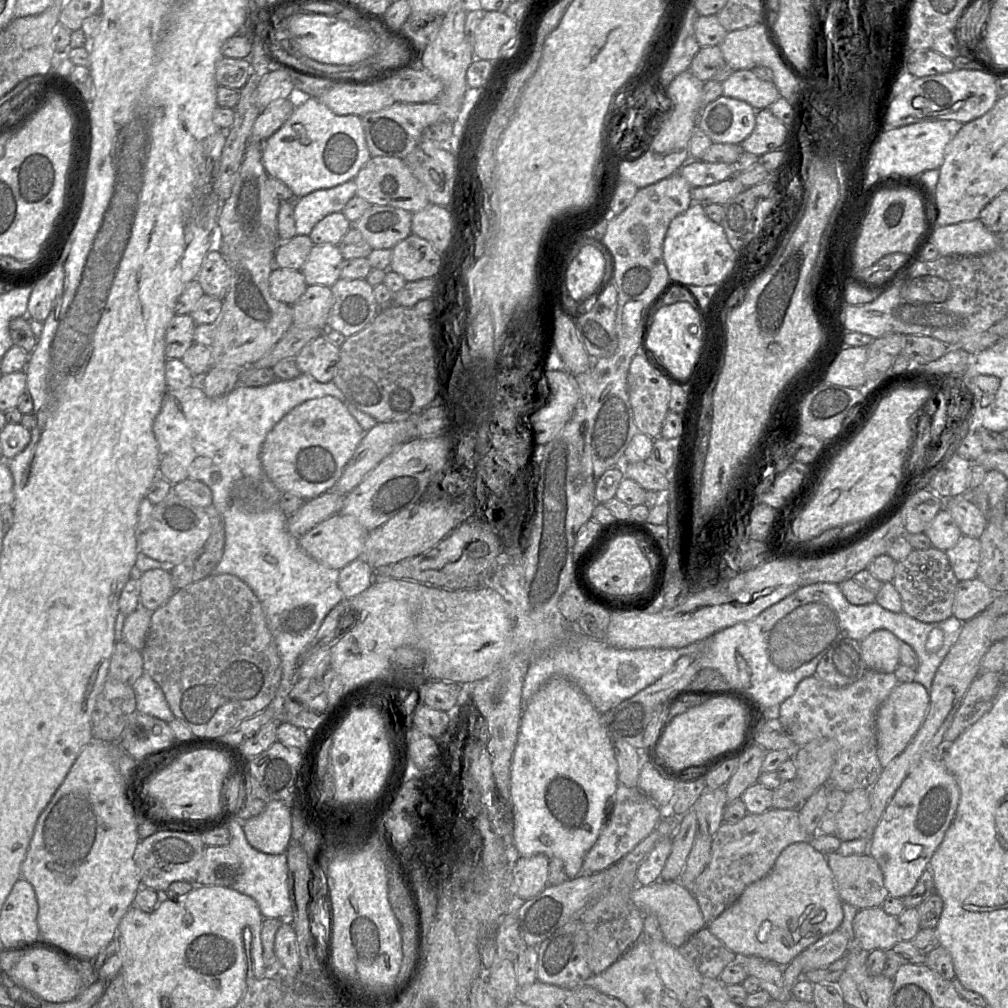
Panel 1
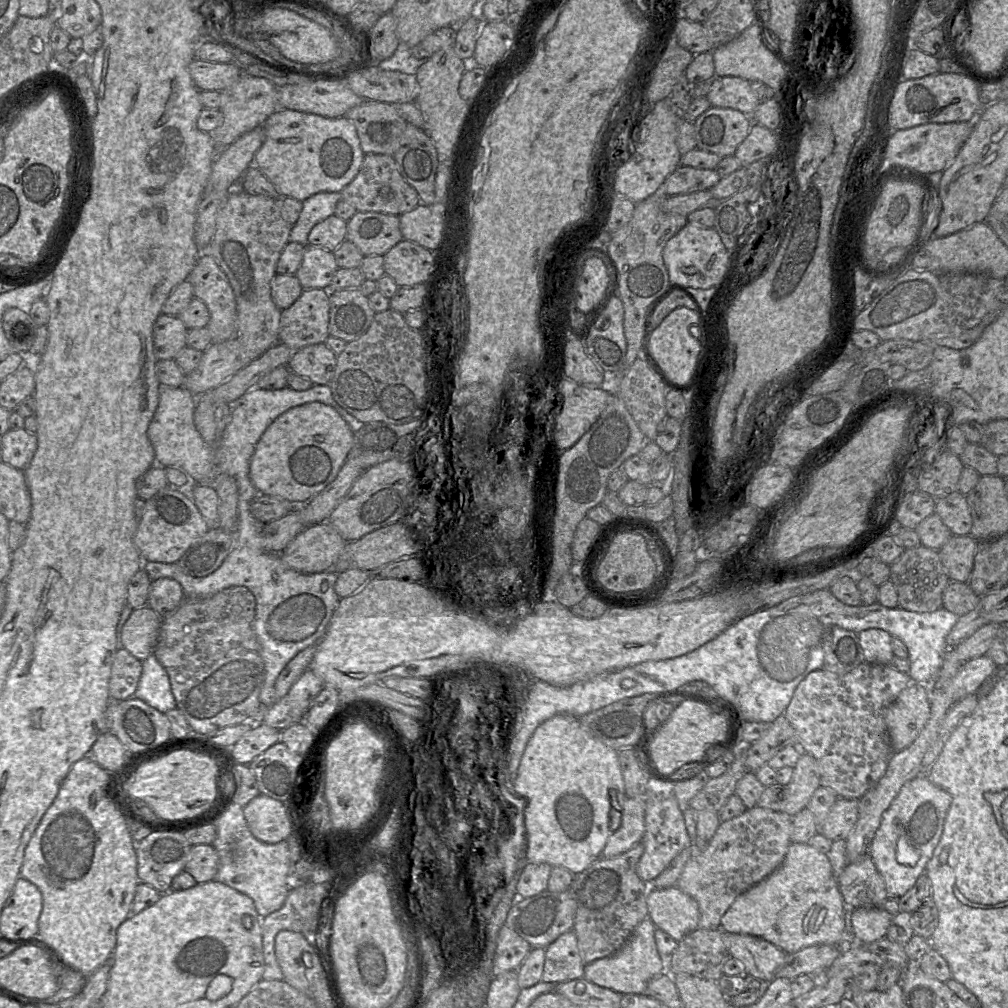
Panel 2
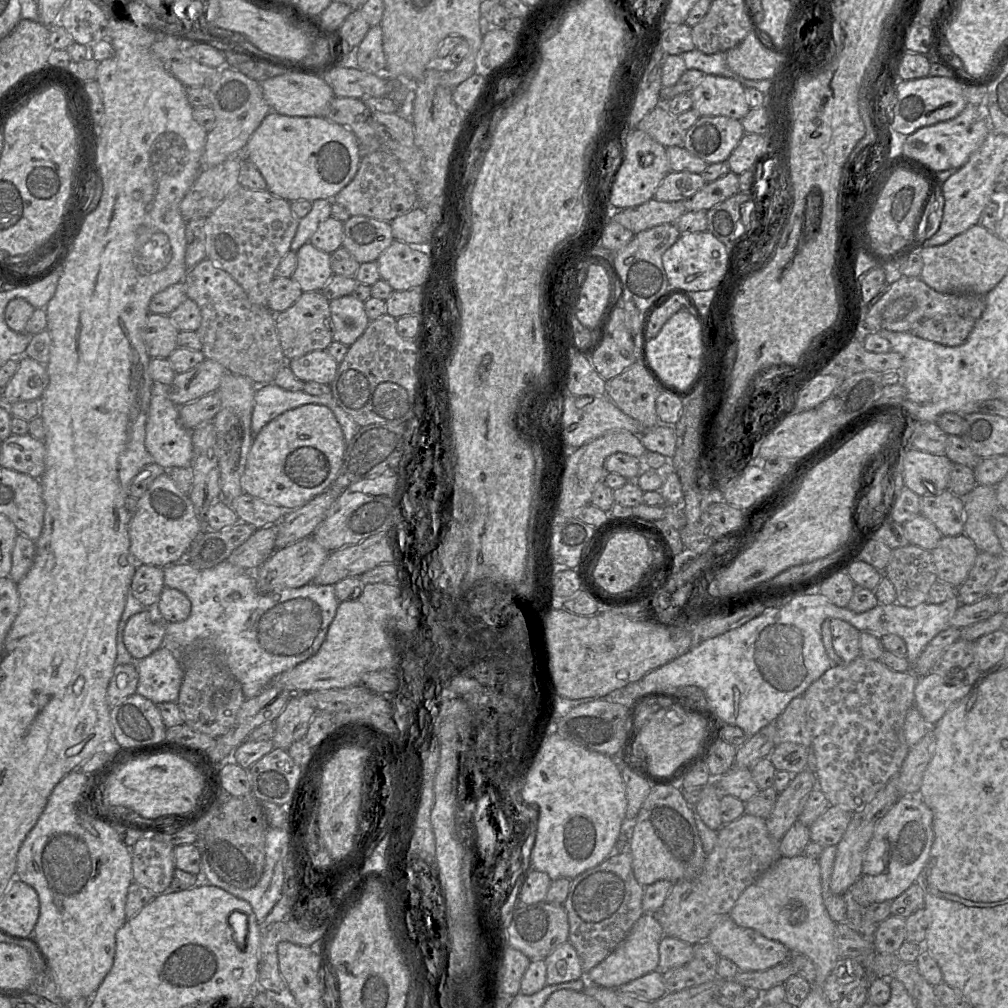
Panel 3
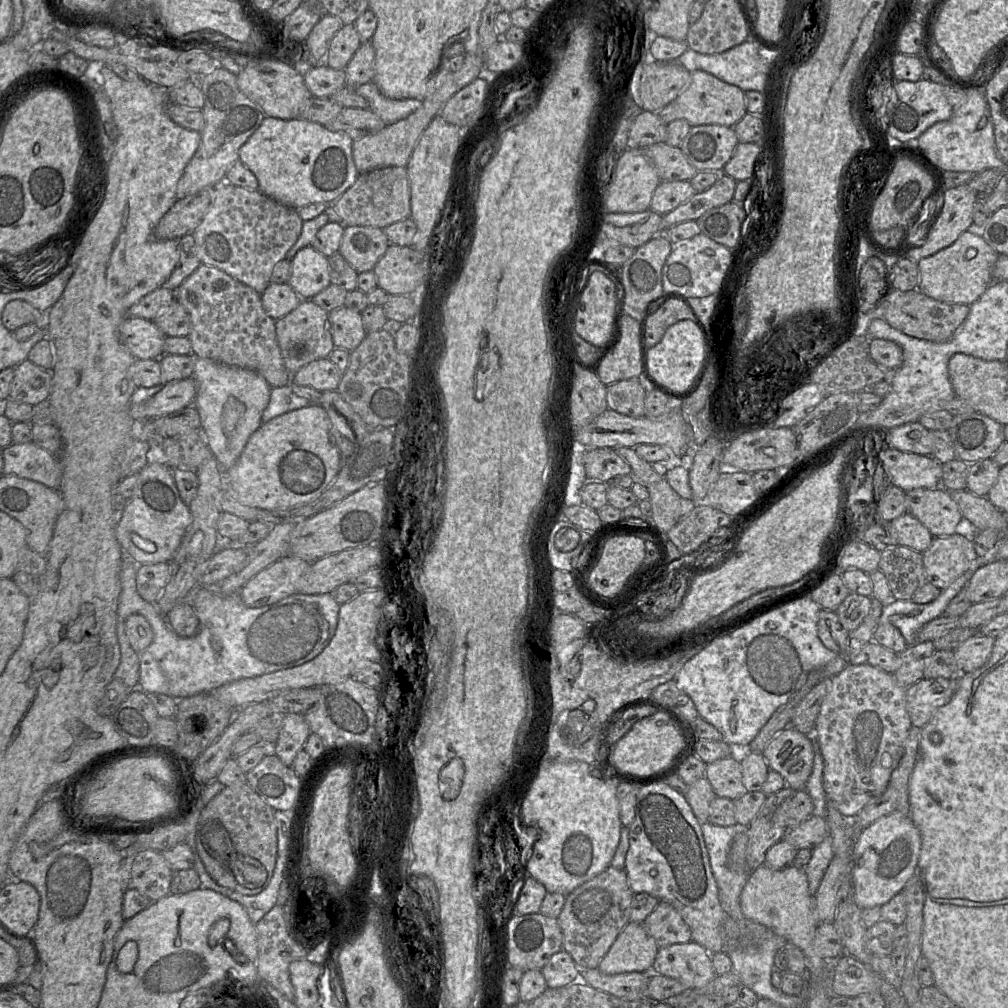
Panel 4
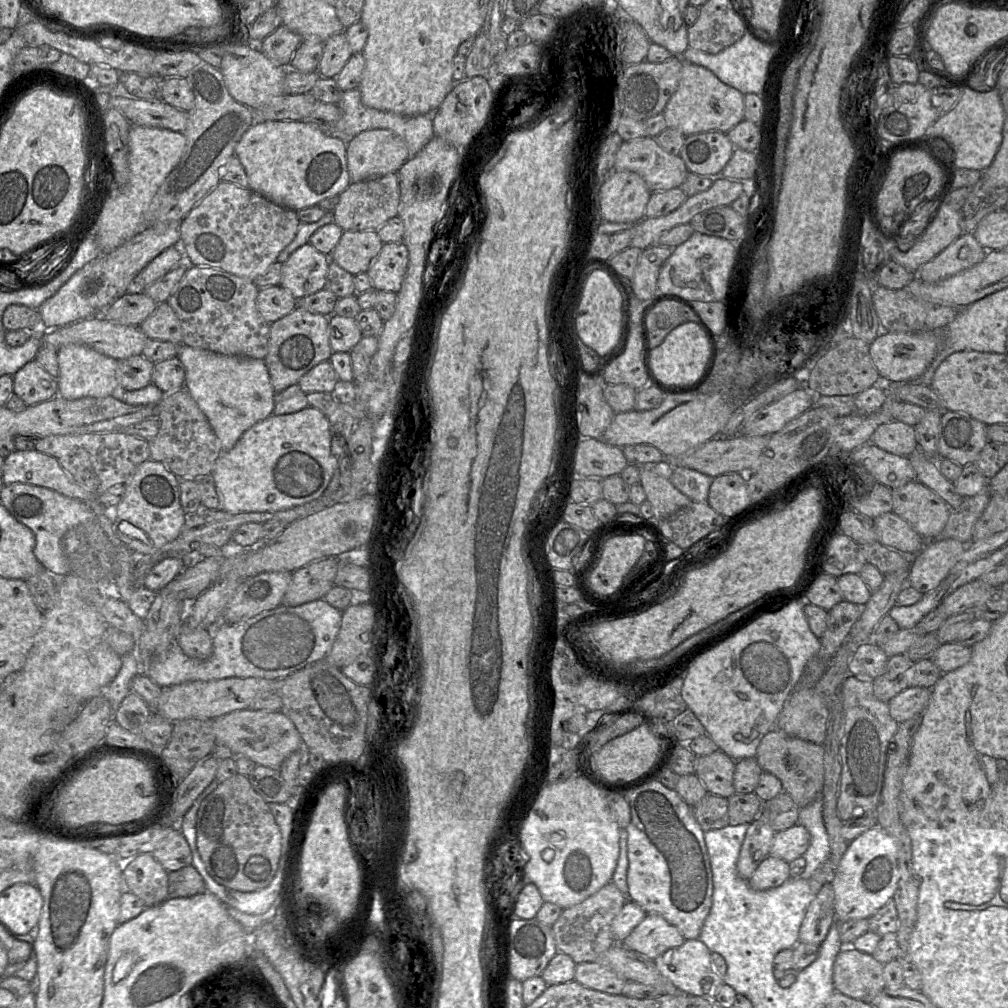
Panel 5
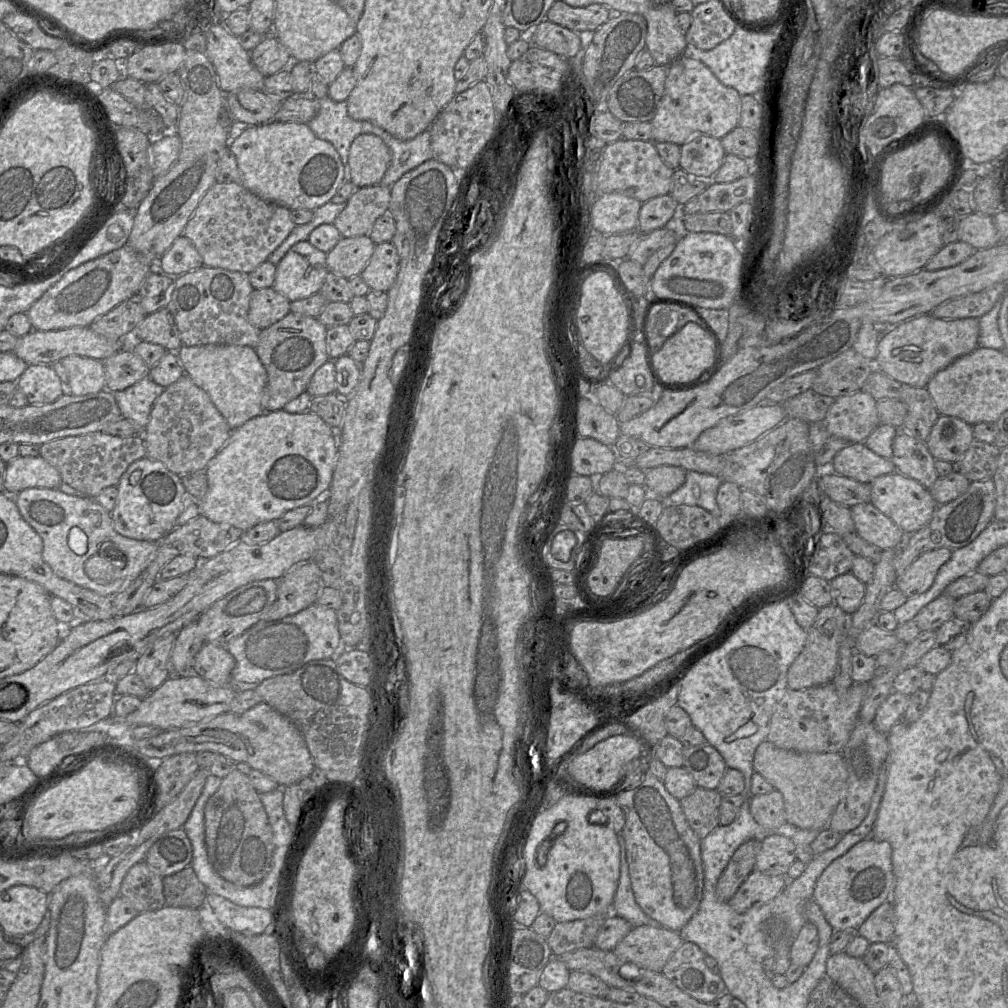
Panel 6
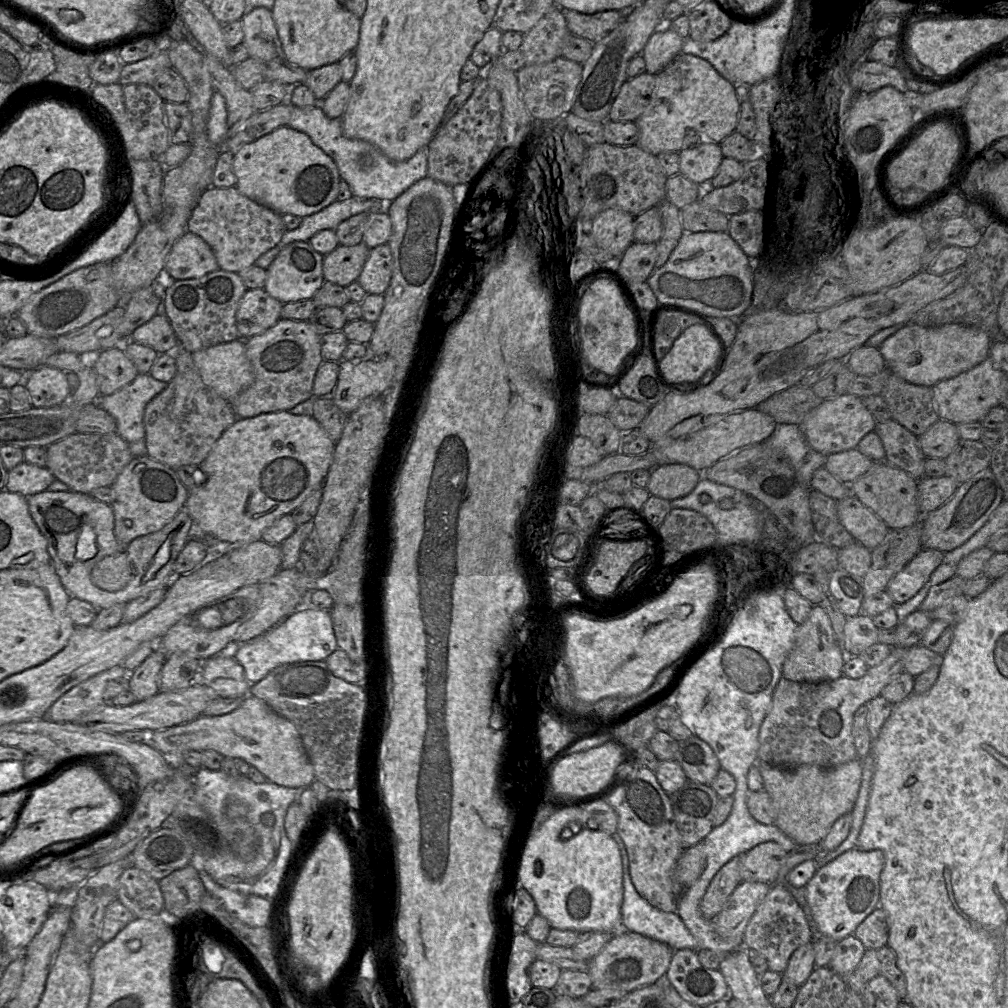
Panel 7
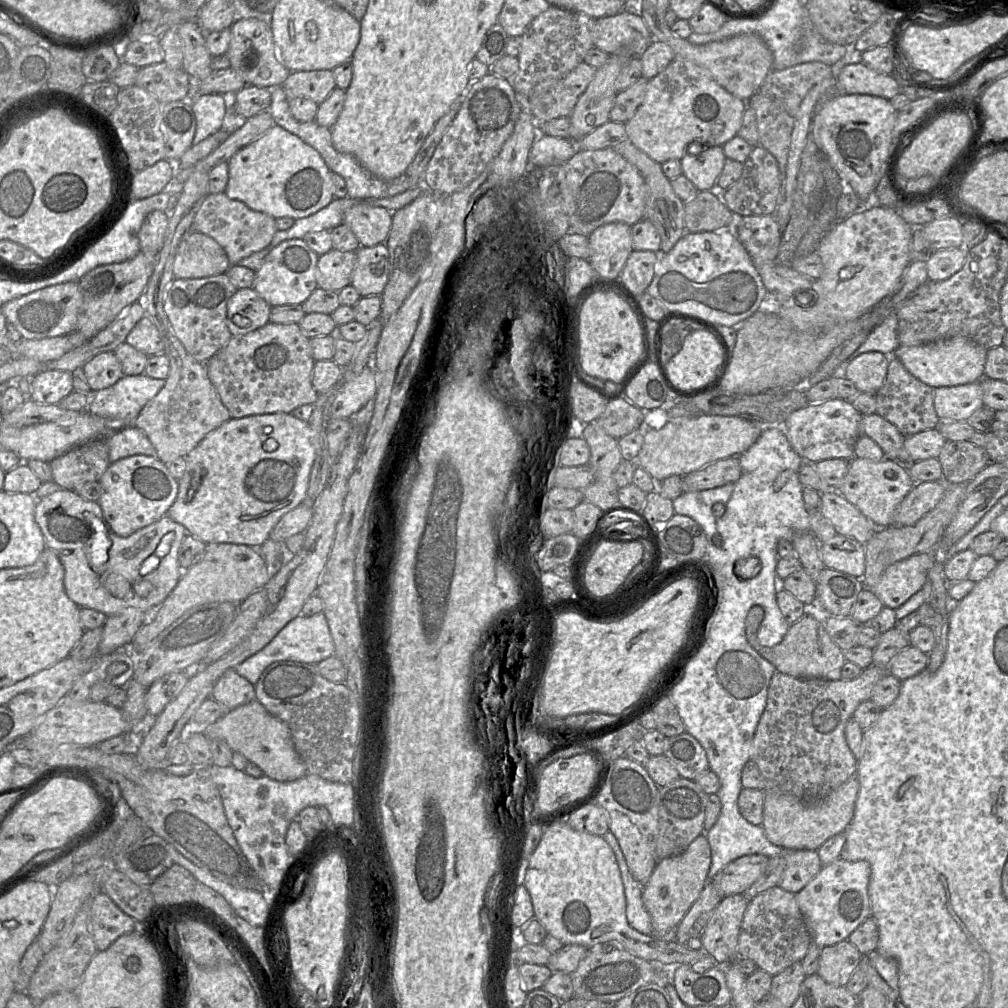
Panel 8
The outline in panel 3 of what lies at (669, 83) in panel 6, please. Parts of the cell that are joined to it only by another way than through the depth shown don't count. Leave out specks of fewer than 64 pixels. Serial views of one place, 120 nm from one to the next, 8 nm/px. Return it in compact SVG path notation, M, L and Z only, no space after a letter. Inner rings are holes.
M704 75L703 80L690 92L692 109L701 116L726 116L742 120L750 110L746 88L736 79L716 75Z

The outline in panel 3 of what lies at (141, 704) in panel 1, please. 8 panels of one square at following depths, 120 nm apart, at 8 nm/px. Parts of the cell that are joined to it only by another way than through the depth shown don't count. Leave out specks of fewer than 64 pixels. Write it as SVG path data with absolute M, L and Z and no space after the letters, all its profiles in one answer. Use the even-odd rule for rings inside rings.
M165 646L136 662L139 682L136 693L155 704L177 702L183 668Z

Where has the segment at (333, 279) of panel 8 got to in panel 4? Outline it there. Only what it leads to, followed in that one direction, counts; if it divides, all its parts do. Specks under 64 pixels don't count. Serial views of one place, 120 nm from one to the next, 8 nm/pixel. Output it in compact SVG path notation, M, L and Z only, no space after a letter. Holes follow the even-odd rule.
M349 226L344 229L338 253L359 274L372 271L389 244L383 229Z

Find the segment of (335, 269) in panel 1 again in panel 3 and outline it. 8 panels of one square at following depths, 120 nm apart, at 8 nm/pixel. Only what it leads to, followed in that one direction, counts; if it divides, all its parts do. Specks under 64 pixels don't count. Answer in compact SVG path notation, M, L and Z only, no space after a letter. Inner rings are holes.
M308 242L296 255L297 263L292 280L299 284L302 292L321 291L333 276L331 254L315 248Z

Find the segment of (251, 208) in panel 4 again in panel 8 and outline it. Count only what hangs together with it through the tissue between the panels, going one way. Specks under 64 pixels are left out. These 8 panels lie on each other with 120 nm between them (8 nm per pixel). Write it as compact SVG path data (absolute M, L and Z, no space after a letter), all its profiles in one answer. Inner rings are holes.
M224 192L208 194L198 209L190 230L214 239L225 251L230 266L267 247L277 231L275 219L250 209L243 202L230 199Z

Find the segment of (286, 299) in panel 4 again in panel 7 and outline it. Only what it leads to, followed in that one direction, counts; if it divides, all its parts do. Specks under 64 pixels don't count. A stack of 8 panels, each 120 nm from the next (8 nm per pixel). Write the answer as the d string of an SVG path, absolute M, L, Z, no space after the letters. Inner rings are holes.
M248 289L239 302L236 327L240 339L265 332L281 318L283 304L264 289Z

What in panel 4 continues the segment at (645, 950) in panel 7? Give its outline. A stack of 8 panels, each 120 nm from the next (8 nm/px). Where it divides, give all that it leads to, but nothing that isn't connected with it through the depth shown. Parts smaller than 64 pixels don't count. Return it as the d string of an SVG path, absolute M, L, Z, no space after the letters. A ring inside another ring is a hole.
M659 902L643 924L659 948L692 941L689 926L669 903Z

